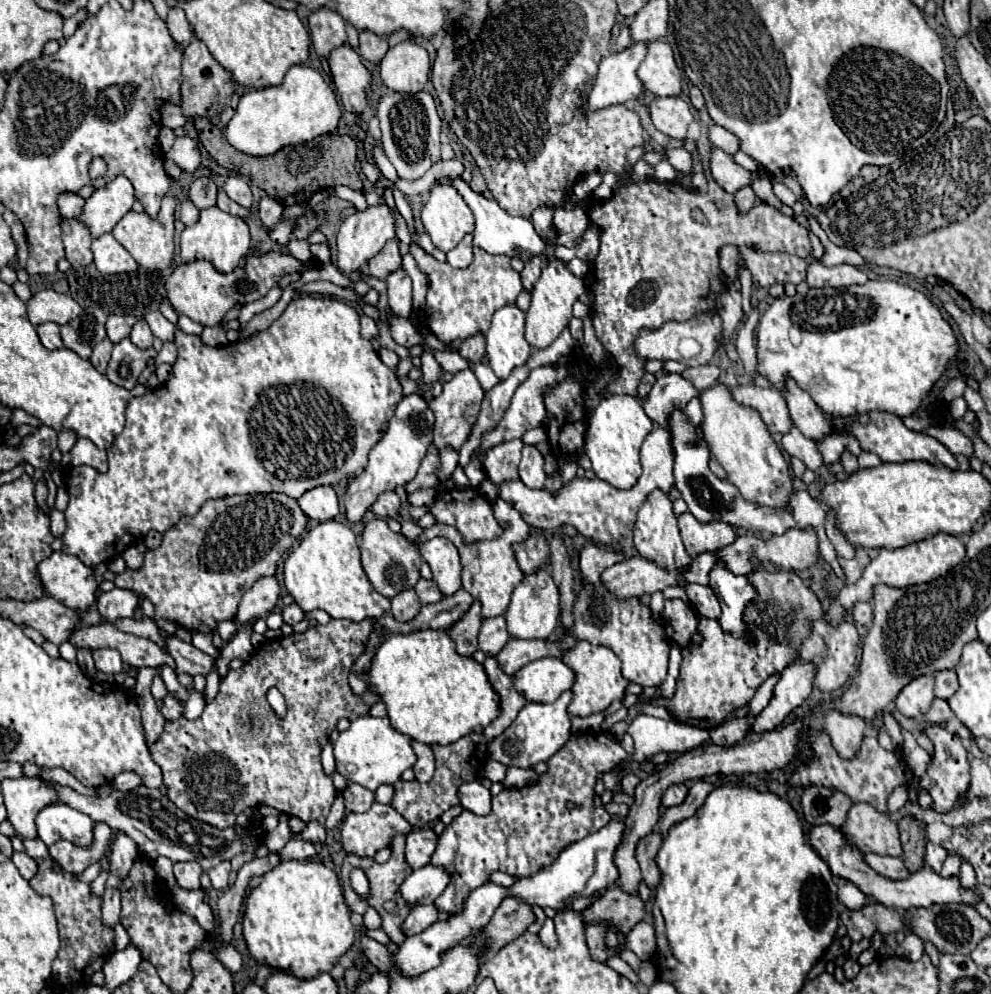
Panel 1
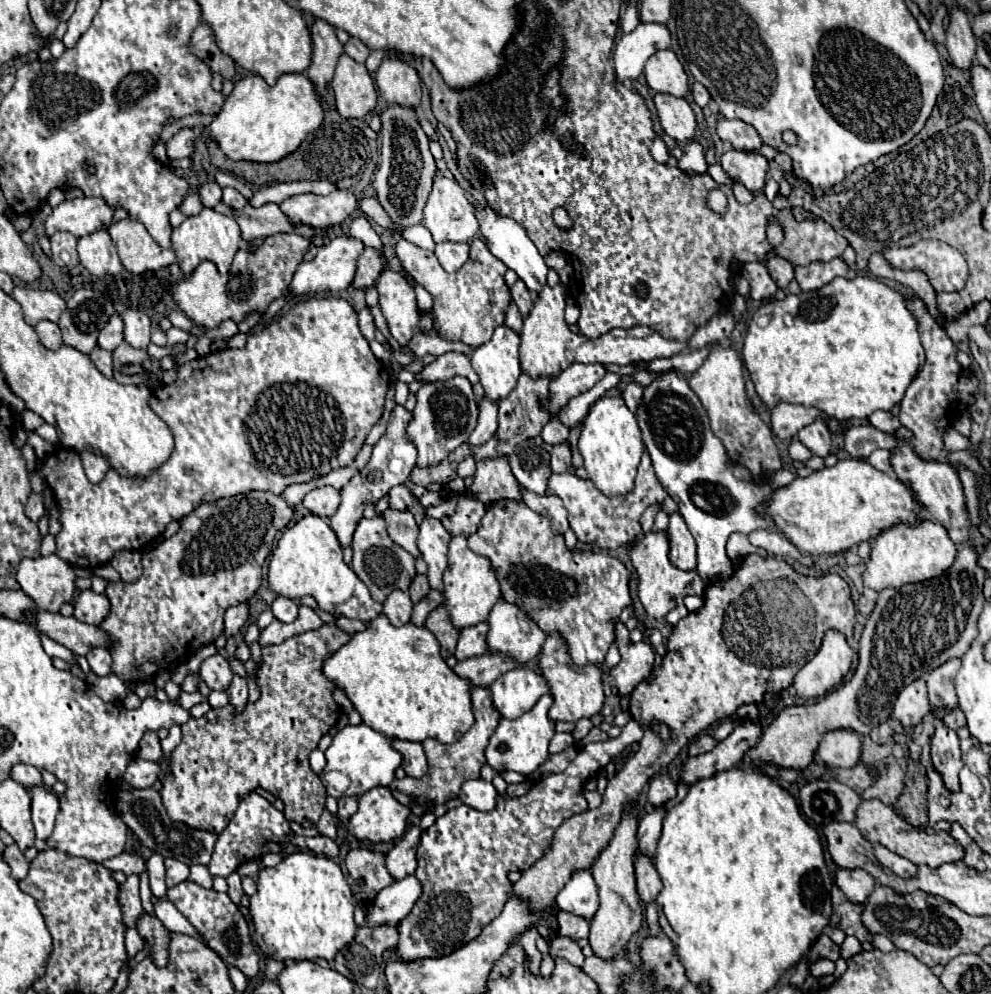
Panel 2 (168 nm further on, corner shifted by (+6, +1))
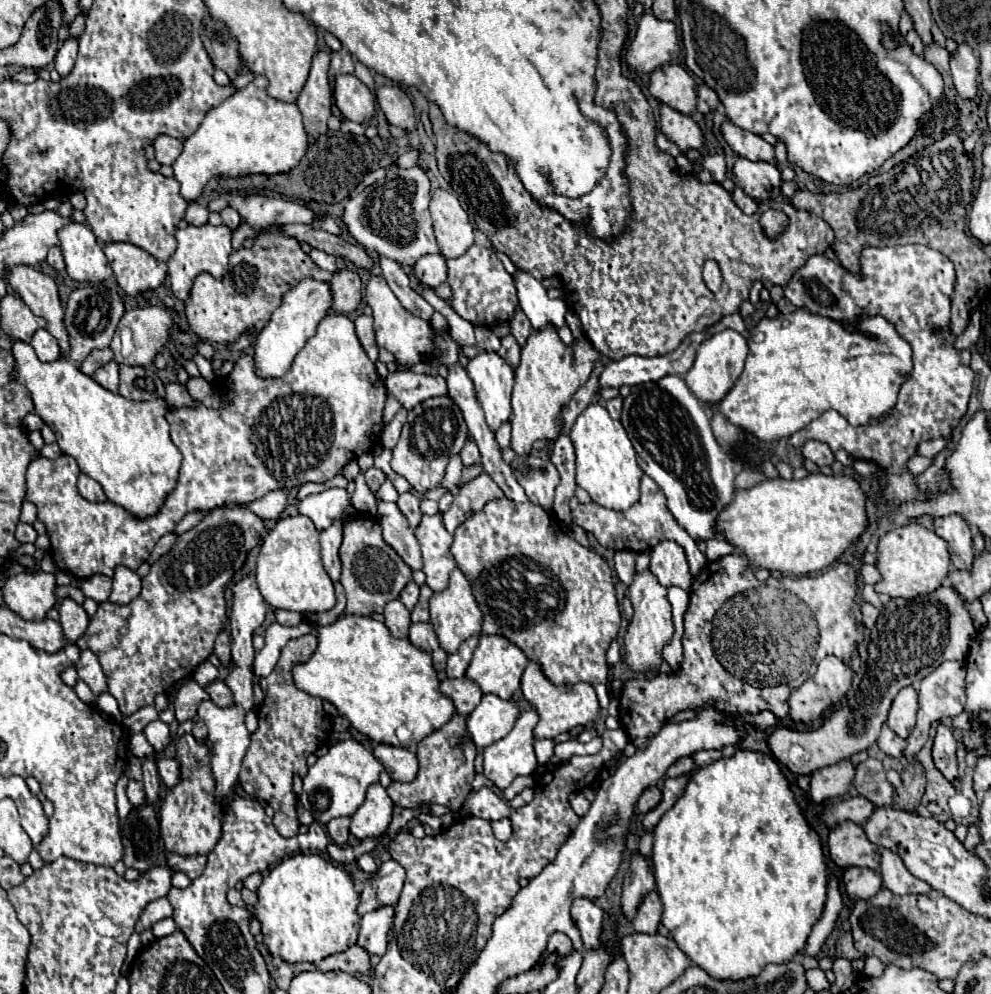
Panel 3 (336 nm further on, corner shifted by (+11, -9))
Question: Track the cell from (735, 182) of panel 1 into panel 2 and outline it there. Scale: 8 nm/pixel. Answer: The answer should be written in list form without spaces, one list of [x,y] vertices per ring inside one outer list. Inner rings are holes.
[[[727,150],[721,158],[721,166],[733,178],[741,182],[747,190],[763,190],[767,178],[767,158],[751,150]]]

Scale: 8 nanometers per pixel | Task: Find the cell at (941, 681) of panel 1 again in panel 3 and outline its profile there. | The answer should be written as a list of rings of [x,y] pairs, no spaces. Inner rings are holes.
[[[944,662],[932,674],[928,674],[922,680],[920,702],[918,702],[920,704],[920,708],[918,708],[918,722],[916,722],[916,728],[912,730],[912,734],[908,738],[908,746],[904,750],[904,756],[908,760],[912,760],[914,754],[920,752],[920,748],[926,744],[930,726],[934,722],[942,722],[946,718],[954,718],[960,712],[964,712],[964,704],[966,704],[966,682],[964,682],[964,676],[966,676],[966,672],[964,672],[964,664],[962,662]]]

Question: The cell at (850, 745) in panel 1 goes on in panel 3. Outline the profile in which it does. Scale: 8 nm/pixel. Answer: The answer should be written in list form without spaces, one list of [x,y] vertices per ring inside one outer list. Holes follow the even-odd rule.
[[[840,760],[828,768],[820,768],[810,774],[810,796],[814,802],[836,798],[848,792],[854,778],[854,764],[850,760]]]

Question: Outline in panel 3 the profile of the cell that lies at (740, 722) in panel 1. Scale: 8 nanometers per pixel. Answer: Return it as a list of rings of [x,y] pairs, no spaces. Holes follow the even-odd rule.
[[[686,756],[686,758],[680,758],[680,760],[676,760],[670,768],[668,768],[668,776],[682,776],[682,774],[690,774],[690,772],[694,772],[698,768],[698,764],[694,762],[694,758],[692,756]]]

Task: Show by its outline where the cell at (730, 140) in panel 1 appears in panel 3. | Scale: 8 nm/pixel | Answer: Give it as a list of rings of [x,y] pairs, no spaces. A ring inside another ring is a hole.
[[[732,122],[722,124],[722,136],[728,142],[728,146],[742,158],[748,160],[764,160],[764,162],[776,162],[774,160],[774,148],[762,140],[760,136],[746,132],[742,128],[736,128]]]

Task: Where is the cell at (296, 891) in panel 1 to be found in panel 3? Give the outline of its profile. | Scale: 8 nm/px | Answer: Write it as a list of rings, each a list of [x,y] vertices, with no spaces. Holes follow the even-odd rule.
[[[318,854],[290,856],[272,868],[258,888],[256,918],[262,926],[264,946],[288,964],[318,964],[326,956],[346,952],[356,944],[360,930],[356,904],[358,894],[344,870]]]

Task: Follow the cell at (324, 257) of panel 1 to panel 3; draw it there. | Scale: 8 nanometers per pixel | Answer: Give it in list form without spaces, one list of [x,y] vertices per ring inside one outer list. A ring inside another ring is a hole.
[[[278,232],[262,234],[254,240],[252,248],[242,248],[230,254],[230,282],[224,278],[216,280],[206,272],[198,274],[186,302],[188,324],[202,340],[216,344],[234,342],[246,328],[262,330],[264,324],[268,324],[270,314],[280,306],[282,294],[306,276],[328,282],[332,272],[324,272],[312,264],[310,256],[304,254],[296,240]]]

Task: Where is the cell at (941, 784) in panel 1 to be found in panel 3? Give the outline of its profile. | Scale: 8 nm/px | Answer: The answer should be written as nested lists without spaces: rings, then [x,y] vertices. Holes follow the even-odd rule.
[[[944,724],[938,726],[936,738],[934,738],[934,748],[932,748],[932,758],[936,768],[944,774],[948,782],[958,780],[958,766],[956,766],[956,740],[952,736],[952,730],[946,728]]]

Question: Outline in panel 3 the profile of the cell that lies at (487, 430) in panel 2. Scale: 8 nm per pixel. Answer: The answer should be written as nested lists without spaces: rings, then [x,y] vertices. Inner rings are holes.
[[[470,440],[470,442],[468,442],[464,448],[462,448],[460,456],[462,456],[464,466],[470,466],[470,464],[474,464],[474,462],[480,462],[480,452],[478,452],[476,442],[472,442],[472,440]]]

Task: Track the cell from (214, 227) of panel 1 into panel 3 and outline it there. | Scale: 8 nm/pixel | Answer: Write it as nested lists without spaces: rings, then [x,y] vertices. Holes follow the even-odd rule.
[[[204,224],[204,226],[188,226],[184,230],[176,232],[176,252],[172,254],[172,258],[168,260],[168,274],[172,280],[172,292],[176,298],[186,300],[188,292],[192,288],[194,278],[200,272],[208,272],[214,278],[222,278],[229,271],[229,256],[232,253],[232,234],[234,230],[228,226],[212,226],[212,224]]]

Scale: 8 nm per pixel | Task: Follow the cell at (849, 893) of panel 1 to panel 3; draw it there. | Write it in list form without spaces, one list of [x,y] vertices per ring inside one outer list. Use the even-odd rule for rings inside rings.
[[[868,868],[844,870],[842,882],[844,882],[844,892],[850,900],[858,900],[858,898],[868,900],[882,888],[880,874],[874,870],[868,870]]]

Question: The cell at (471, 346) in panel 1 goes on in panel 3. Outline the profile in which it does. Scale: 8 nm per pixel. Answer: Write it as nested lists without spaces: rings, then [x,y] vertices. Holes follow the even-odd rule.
[[[394,372],[384,382],[386,382],[388,392],[394,394],[406,410],[414,408],[416,404],[420,404],[428,398],[446,396],[446,380],[442,376]]]

